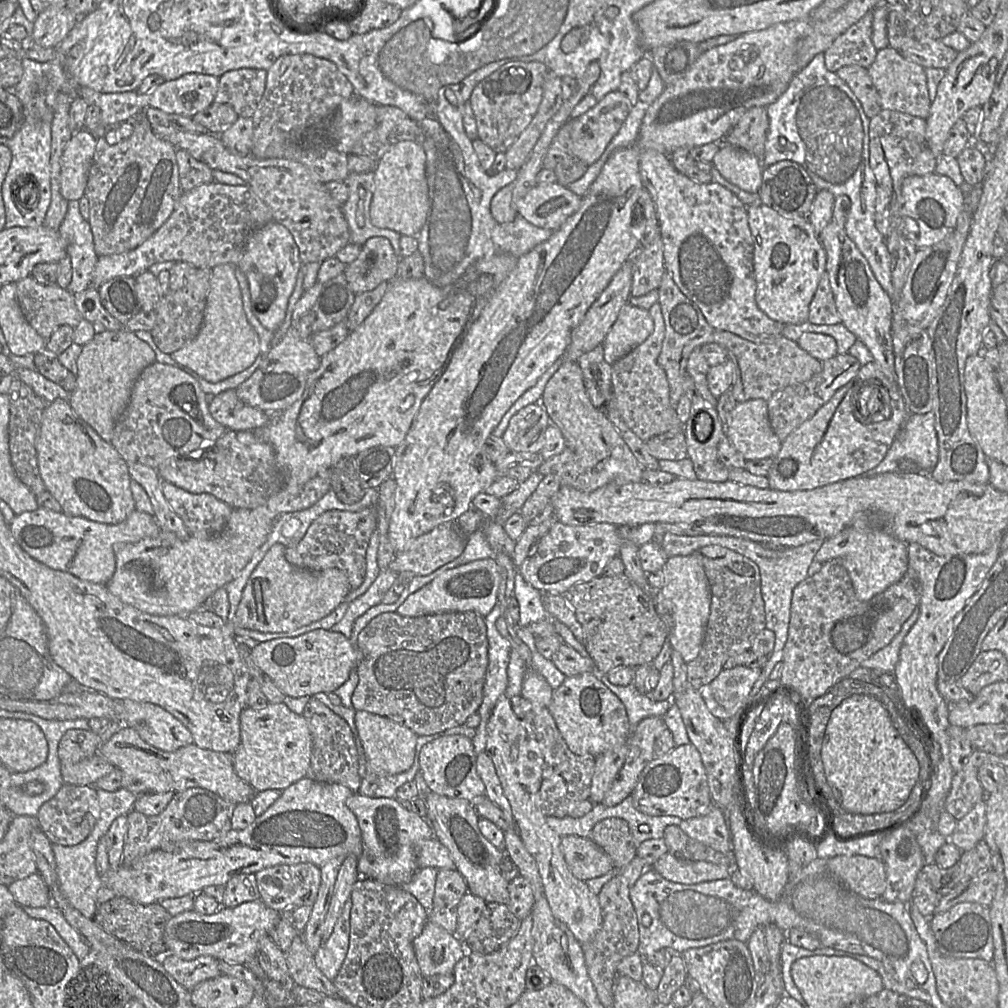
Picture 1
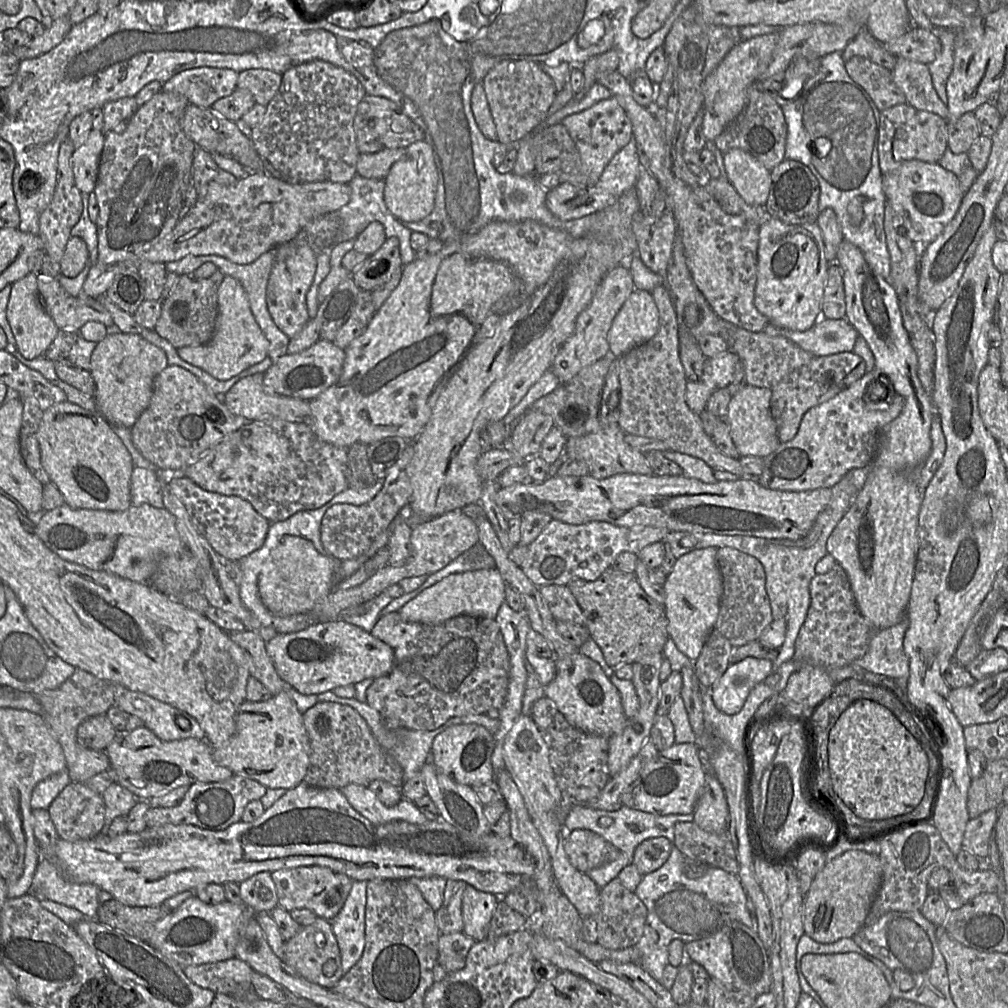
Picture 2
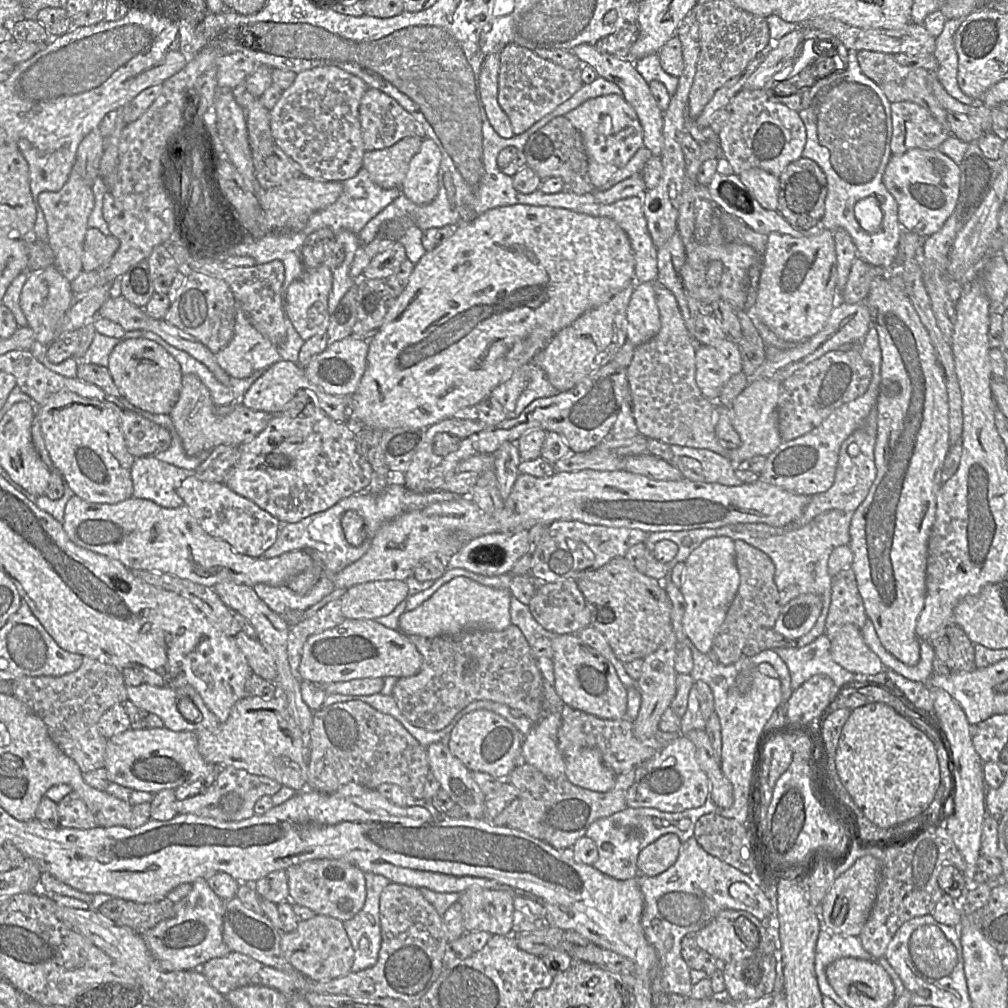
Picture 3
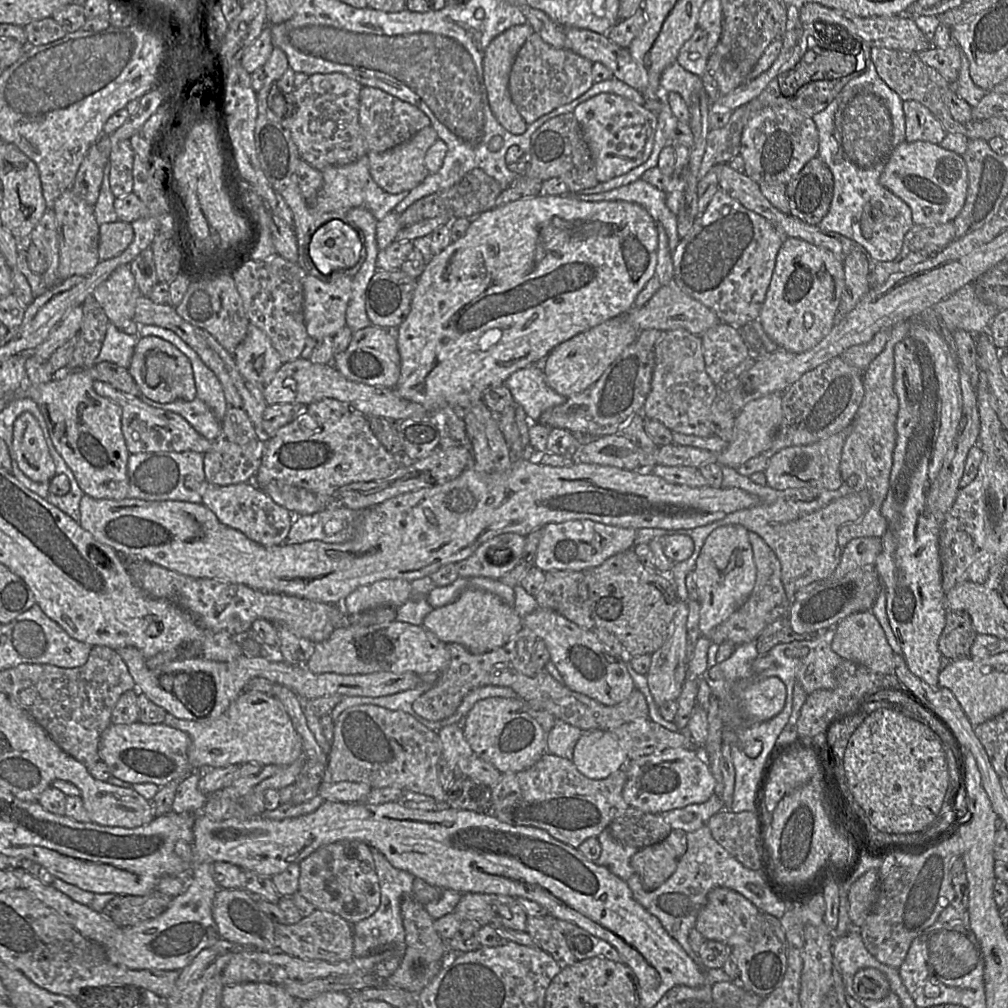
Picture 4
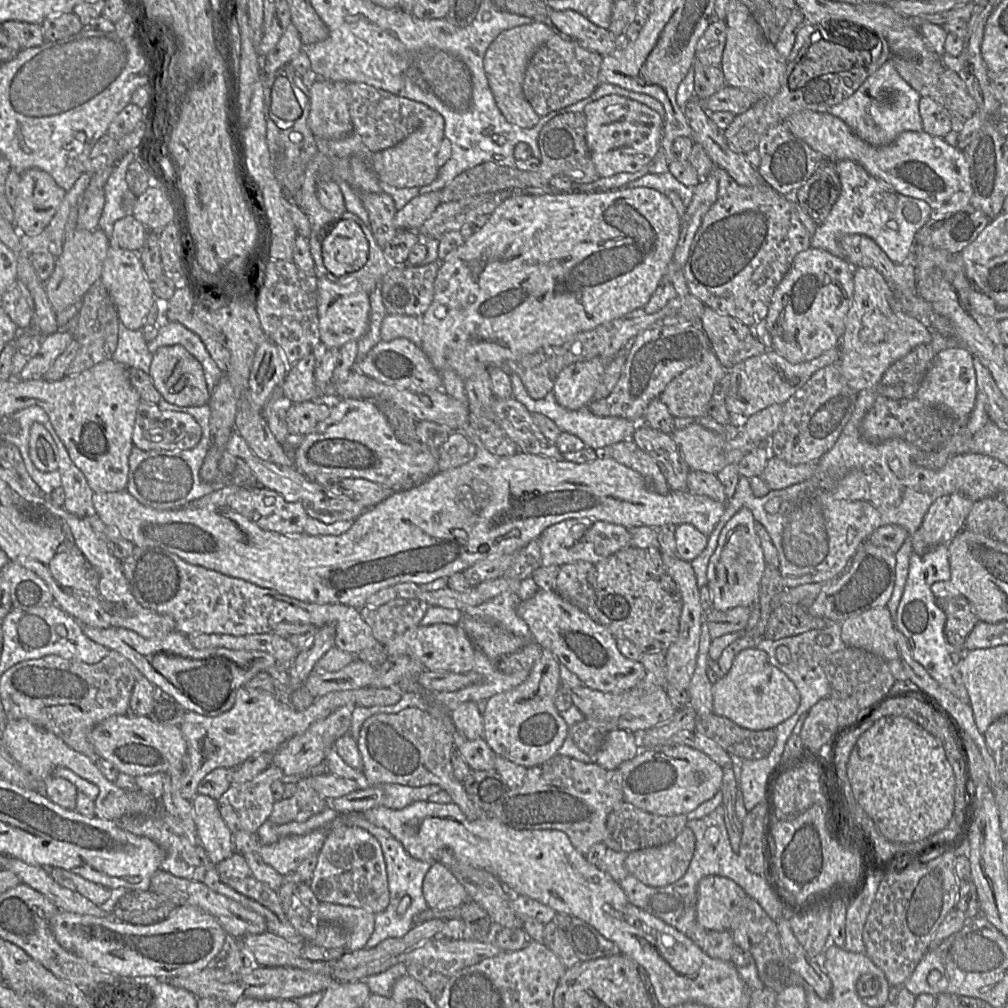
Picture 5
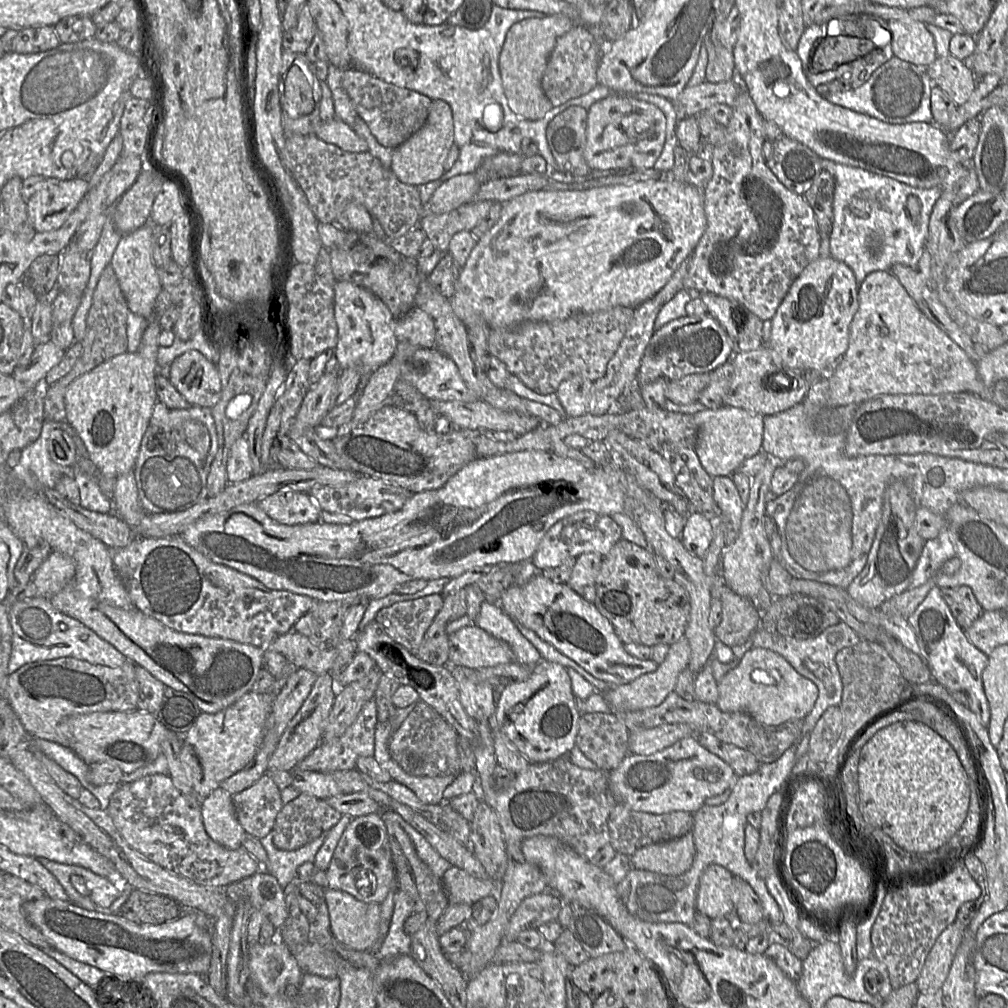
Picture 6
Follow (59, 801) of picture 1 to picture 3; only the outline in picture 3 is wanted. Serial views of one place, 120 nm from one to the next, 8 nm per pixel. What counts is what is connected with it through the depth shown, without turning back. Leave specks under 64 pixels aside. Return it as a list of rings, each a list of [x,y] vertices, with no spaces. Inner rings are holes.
[[[75,791],[57,803],[59,826],[63,828],[91,829],[97,827],[94,816]]]

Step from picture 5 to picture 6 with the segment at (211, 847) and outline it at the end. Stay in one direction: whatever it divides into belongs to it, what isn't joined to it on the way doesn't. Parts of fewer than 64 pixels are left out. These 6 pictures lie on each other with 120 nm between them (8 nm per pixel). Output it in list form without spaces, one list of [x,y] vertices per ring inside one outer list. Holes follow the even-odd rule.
[[[219,787],[202,799],[202,820],[207,834],[223,847],[235,850],[242,846],[244,829],[238,822],[233,795]]]

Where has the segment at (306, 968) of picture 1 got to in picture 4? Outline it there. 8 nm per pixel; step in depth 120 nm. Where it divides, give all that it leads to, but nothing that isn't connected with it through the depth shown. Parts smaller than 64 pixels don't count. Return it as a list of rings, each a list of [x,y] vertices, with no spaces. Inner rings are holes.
[[[315,909],[314,912],[294,925],[275,923],[274,937],[276,947],[282,953],[304,960],[324,960],[336,963],[349,960],[354,957],[354,940],[352,925],[337,914]]]

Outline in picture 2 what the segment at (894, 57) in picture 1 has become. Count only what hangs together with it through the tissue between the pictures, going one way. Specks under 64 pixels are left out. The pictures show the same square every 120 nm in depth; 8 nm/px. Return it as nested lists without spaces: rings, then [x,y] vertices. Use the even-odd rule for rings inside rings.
[[[898,57],[891,71],[895,85],[906,97],[905,103],[947,118],[947,104],[938,96],[927,64]]]

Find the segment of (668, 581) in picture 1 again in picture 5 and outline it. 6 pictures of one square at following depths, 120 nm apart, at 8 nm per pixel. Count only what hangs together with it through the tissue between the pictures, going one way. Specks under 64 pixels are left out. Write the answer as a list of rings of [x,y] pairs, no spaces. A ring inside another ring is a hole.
[[[743,507],[727,521],[719,534],[717,547],[707,568],[707,586],[715,610],[726,611],[737,606],[752,606],[759,596],[767,563],[755,523],[751,510]]]

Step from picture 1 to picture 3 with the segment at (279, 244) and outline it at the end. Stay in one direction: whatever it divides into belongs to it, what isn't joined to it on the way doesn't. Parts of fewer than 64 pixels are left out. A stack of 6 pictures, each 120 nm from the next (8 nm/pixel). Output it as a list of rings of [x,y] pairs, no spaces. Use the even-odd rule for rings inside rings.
[[[320,265],[312,269],[304,269],[302,273],[286,287],[284,293],[285,314],[303,340],[306,341],[314,335],[326,333],[331,315],[331,311],[328,307],[328,299],[332,285],[332,270],[327,266]]]

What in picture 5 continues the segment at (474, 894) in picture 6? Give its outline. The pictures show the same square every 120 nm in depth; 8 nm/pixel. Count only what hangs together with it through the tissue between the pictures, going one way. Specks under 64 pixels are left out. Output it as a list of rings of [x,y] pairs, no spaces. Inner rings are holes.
[[[435,862],[426,873],[422,885],[428,908],[446,910],[460,907],[469,901],[463,885],[440,862]]]

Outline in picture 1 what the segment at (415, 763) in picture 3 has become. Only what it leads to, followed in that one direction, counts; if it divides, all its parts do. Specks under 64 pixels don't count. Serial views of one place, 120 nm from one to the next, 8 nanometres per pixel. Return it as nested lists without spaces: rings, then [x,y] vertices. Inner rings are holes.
[[[310,697],[302,713],[312,736],[312,754],[307,777],[320,782],[338,783],[357,792],[362,777],[360,775],[358,740],[349,723],[334,713],[323,702]]]

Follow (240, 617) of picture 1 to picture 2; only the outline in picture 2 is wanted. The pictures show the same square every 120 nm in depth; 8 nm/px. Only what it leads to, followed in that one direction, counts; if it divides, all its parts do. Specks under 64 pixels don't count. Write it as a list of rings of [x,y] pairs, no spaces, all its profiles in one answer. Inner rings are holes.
[[[284,536],[265,560],[258,576],[259,597],[276,617],[311,614],[338,587],[341,561],[321,555],[314,545],[300,537]]]

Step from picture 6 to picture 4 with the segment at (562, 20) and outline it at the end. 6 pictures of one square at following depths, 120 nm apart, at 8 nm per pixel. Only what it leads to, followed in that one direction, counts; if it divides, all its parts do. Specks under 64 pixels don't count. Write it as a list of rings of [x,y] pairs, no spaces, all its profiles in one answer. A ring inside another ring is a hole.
[[[529,23],[515,25],[495,37],[485,50],[483,58],[484,86],[487,93],[489,106],[498,122],[510,133],[523,134],[528,124],[519,113],[509,91],[509,78],[515,58],[526,42],[534,33]]]

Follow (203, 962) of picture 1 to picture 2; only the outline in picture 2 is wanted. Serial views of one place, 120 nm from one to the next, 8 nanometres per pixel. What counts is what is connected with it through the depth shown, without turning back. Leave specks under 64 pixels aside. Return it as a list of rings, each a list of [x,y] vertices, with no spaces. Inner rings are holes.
[[[237,957],[225,961],[186,966],[182,970],[183,973],[197,986],[225,995],[239,993],[243,987],[251,986],[251,976],[254,973],[254,970],[246,962]]]

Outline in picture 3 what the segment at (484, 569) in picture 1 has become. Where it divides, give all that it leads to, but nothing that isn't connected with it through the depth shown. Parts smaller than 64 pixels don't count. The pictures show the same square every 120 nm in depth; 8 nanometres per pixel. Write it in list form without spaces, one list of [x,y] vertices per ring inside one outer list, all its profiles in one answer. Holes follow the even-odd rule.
[[[458,576],[441,586],[421,606],[404,612],[399,618],[399,630],[424,638],[476,630],[502,631],[511,625],[510,601],[509,590],[492,588]]]

